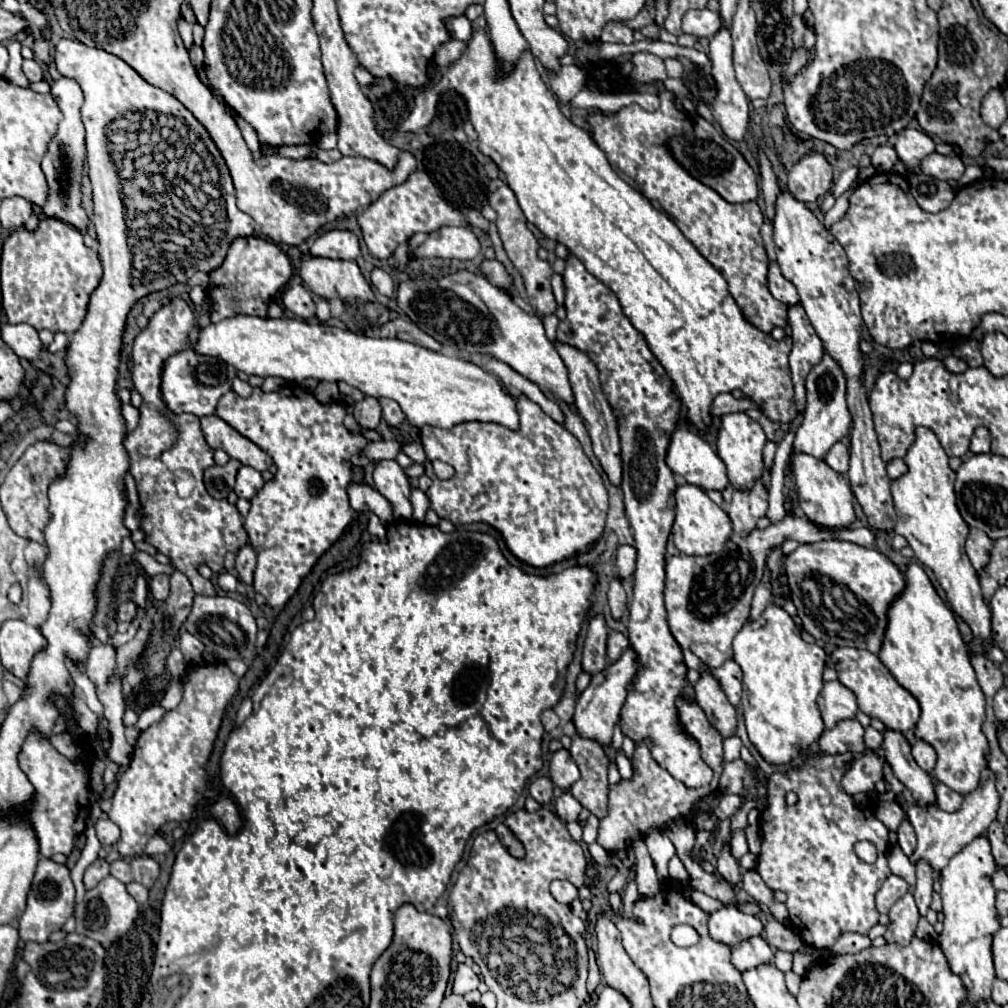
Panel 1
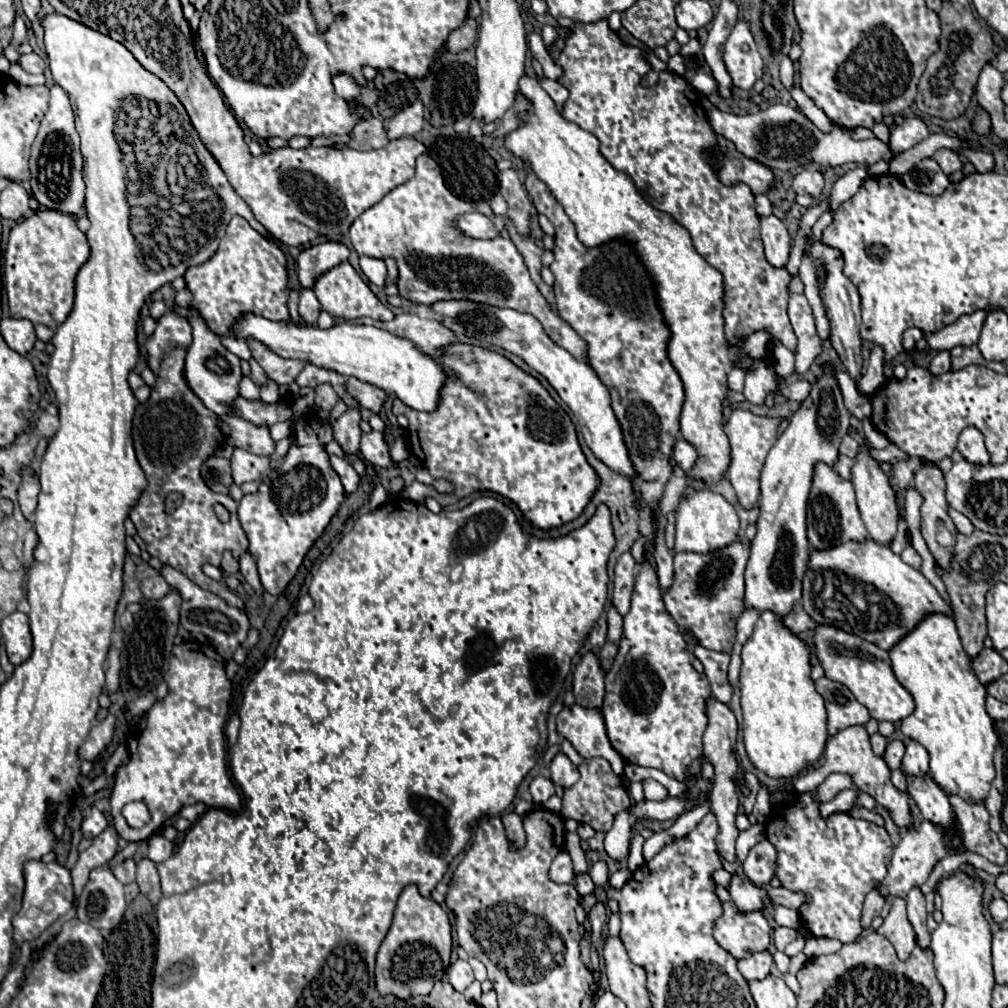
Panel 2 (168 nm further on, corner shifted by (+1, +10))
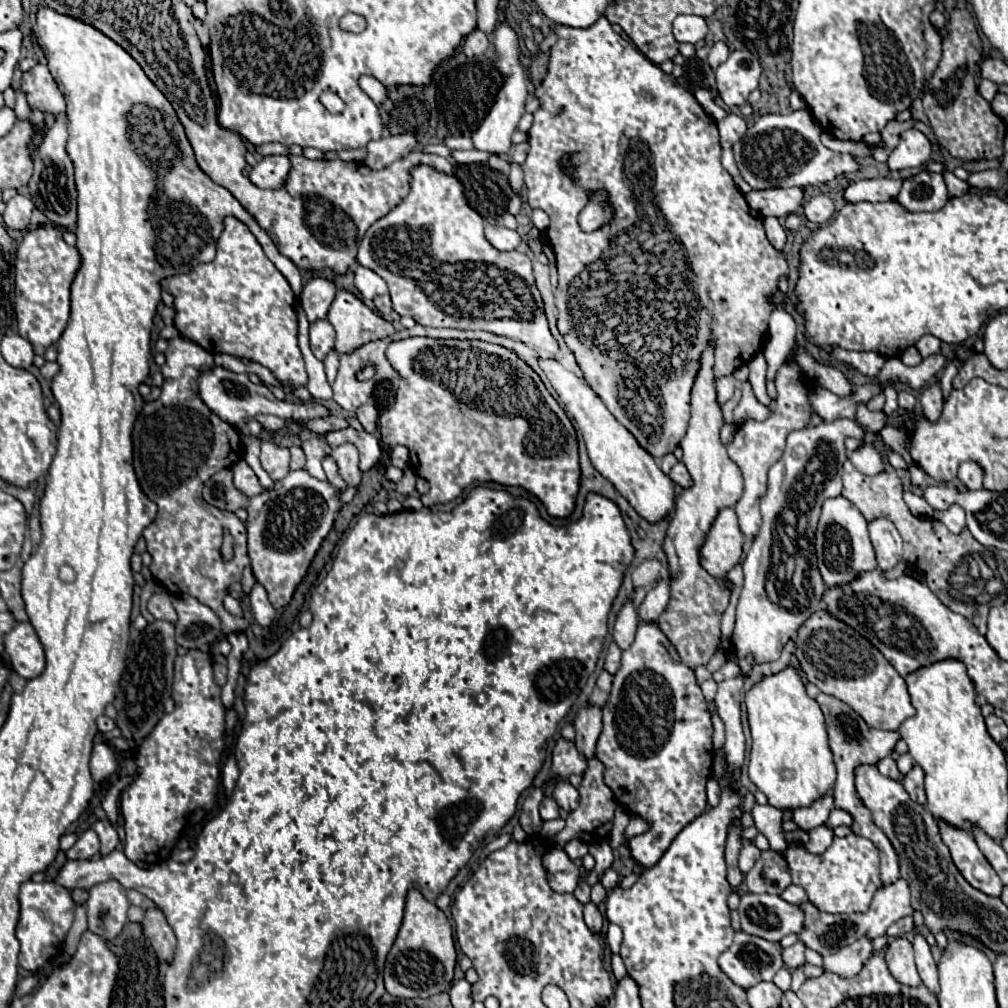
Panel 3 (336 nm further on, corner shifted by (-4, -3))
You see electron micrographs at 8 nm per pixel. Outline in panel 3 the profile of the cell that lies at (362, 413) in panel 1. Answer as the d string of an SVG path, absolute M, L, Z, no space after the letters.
M344 443L344 445L338 445L336 449L332 449L330 457L332 455L334 455L334 461L338 463L340 475L348 481L348 485L350 487L358 485L360 483L360 477L362 477L362 471L358 467L358 461L360 461L358 449L352 443Z

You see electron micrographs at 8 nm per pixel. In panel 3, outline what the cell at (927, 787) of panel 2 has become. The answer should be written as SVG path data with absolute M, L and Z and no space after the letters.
M936 819L936 825L938 825L940 837L948 845L948 849L952 853L952 861L958 867L958 871L962 873L962 877L974 889L978 889L986 895L998 897L1002 893L1004 885L1002 885L1000 877L994 873L992 865L982 855L982 851L978 849L972 835L942 819Z

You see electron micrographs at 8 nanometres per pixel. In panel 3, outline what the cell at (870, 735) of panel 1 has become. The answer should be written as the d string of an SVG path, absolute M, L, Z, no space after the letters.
M892 757L880 759L880 761L878 761L878 769L880 769L882 775L886 775L886 777L890 777L890 779L896 779L896 781L900 779L900 771L898 771L896 761L894 761Z

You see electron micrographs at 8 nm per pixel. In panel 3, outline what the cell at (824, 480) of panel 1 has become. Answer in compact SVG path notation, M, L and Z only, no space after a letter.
M842 495L830 497L822 505L822 515L816 529L816 557L826 585L842 585L842 581L850 581L850 577L856 577L862 571L876 569L876 557L868 537L866 519L858 507Z

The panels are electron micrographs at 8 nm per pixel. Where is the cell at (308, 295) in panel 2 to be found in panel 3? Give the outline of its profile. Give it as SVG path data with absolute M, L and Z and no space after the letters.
M326 319L310 323L310 347L320 361L324 361L328 351L334 347L334 329Z

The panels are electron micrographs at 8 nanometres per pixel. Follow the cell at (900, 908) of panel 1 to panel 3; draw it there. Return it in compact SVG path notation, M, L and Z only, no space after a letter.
M906 937L890 939L886 947L886 963L890 973L904 985L920 985L920 977L914 965L914 951Z

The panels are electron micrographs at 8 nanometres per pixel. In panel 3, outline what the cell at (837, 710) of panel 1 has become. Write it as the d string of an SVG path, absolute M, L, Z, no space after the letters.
M820 693L816 697L818 705L822 707L822 713L826 717L826 729L828 729L828 739L830 739L830 749L834 755L834 763L838 769L838 779L836 779L836 787L834 787L834 801L836 807L852 813L854 823L852 823L852 831L856 835L862 835L866 839L870 839L878 851L880 851L880 875L882 875L882 883L894 883L900 877L900 865L898 865L898 855L894 851L894 847L890 845L890 839L882 833L882 829L878 829L872 821L872 813L860 803L858 795L856 795L856 787L854 787L854 767L860 763L878 763L882 757L888 757L896 745L896 741L900 739L900 735L896 731L882 731L882 729L870 729L864 719L844 701Z

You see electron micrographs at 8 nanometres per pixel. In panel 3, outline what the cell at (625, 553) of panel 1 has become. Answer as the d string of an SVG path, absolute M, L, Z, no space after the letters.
M628 599L624 603L624 607L620 609L620 613L616 615L616 623L614 623L614 629L612 629L612 637L620 645L620 649L628 649L632 645L638 623L640 623L638 609L632 603L632 599Z

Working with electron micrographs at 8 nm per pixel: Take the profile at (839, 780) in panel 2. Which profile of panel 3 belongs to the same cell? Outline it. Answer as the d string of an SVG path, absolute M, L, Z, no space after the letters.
M824 795L824 797L818 797L812 805L808 807L800 807L794 811L794 821L800 829L804 831L810 831L818 825L824 825L826 819L830 817L830 811L834 809L834 797L832 795Z

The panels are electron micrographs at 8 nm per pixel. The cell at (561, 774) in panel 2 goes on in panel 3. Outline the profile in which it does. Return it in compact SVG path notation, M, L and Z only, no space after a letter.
M558 779L558 781L556 781L552 797L554 797L556 803L558 803L562 809L566 809L566 811L572 811L572 809L578 807L578 789L576 789L572 783L564 781L564 779Z

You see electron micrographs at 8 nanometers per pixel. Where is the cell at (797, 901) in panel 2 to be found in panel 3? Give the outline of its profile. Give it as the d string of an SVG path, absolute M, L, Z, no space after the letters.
M902 877L896 883L890 883L890 885L880 887L876 891L874 901L872 901L872 905L870 905L870 909L866 913L830 915L830 913L822 913L820 909L816 909L810 901L798 903L796 907L804 913L804 927L802 927L802 933L800 933L800 941L806 947L818 951L820 955L834 953L838 947L850 945L850 943L854 943L862 935L868 935L870 939L880 937L880 935L886 935L886 929L894 921L898 921L898 919L914 913L914 907L912 907L912 901L910 901L910 883L906 879L902 879Z

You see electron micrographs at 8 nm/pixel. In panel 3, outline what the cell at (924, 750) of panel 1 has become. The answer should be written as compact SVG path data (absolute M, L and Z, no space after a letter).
M914 765L908 775L904 775L902 781L904 789L908 791L910 799L924 805L926 803L926 793L924 793L924 769L920 765Z

